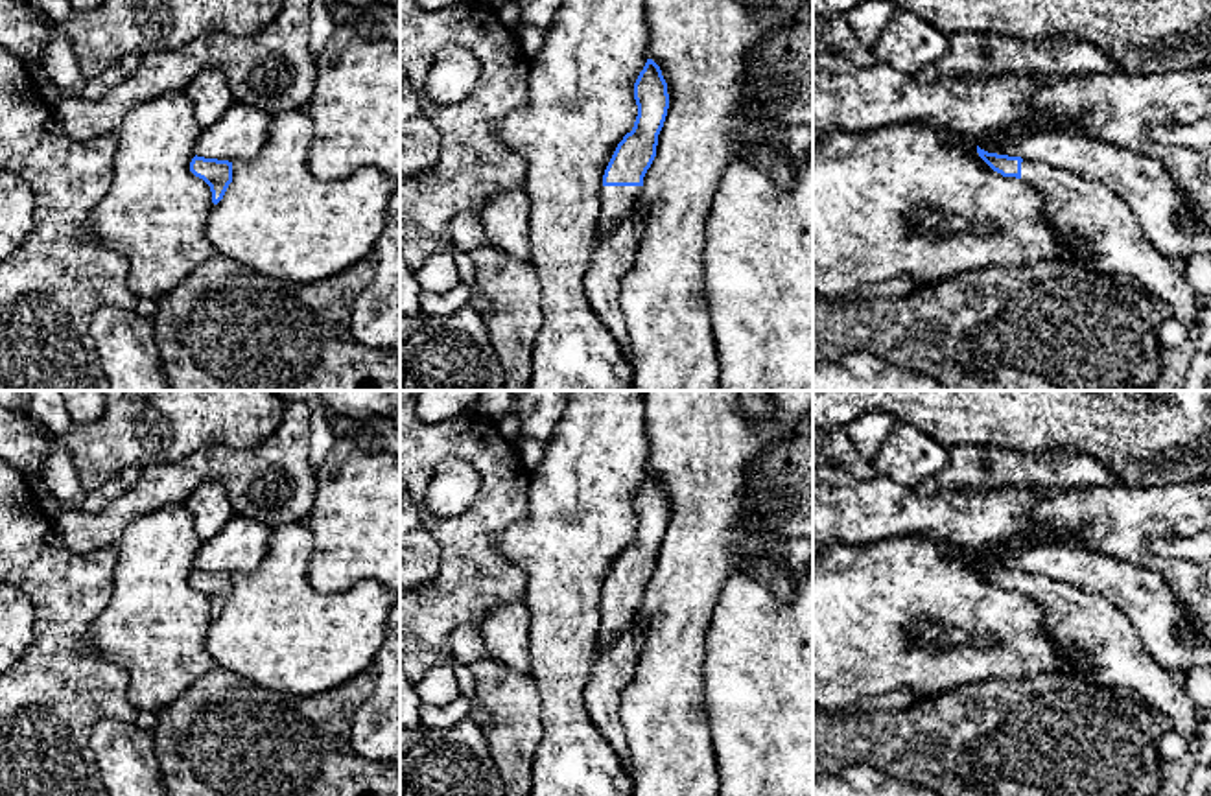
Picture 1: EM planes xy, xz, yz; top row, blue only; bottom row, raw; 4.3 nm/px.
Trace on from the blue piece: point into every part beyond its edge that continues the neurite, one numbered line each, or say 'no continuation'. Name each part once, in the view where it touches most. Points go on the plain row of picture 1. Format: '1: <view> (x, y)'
1: xz (616, 614)

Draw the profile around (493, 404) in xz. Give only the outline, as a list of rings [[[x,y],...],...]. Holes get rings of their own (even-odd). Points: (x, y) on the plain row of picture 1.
[[[479,391],[477,396],[477,415],[487,418],[500,418],[514,409],[516,392],[514,391]]]

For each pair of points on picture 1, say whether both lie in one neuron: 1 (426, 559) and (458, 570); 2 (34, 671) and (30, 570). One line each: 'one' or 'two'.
1: two
2: one

